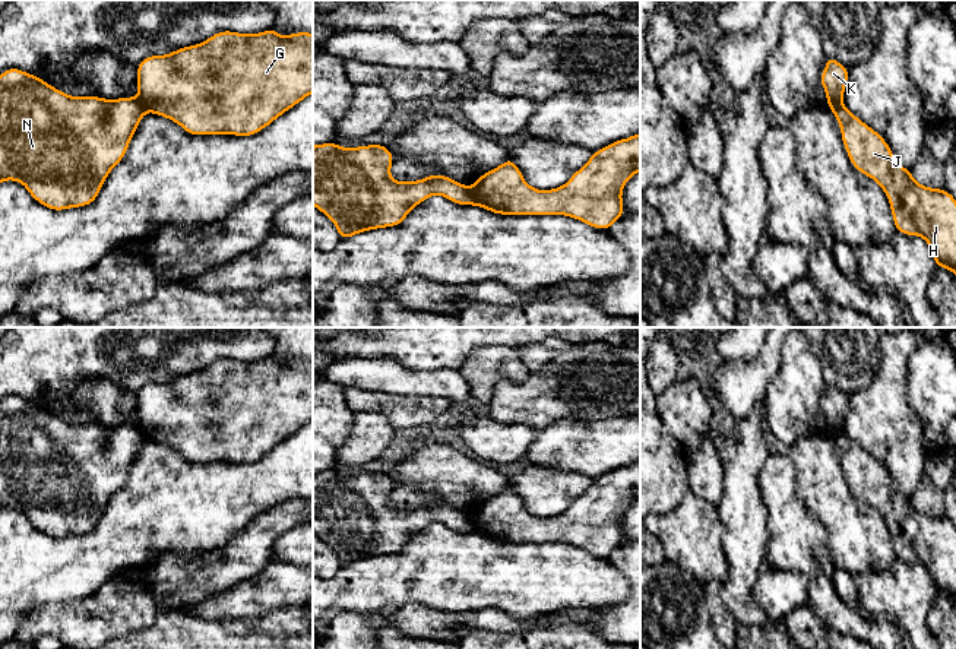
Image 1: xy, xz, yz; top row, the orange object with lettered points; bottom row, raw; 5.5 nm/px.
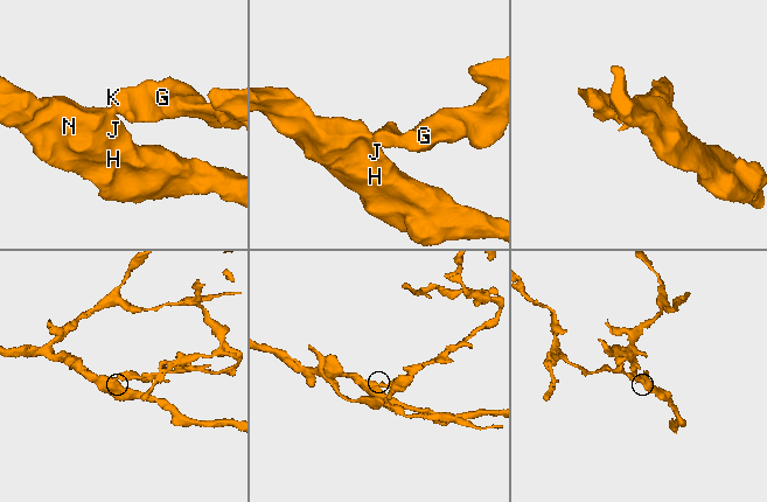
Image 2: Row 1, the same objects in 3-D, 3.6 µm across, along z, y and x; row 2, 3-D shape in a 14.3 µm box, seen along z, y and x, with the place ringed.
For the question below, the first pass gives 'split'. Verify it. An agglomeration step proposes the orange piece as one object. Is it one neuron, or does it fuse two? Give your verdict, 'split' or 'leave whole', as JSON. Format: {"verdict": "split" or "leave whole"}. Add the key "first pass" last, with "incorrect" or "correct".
{"verdict": "split", "first pass": "correct"}

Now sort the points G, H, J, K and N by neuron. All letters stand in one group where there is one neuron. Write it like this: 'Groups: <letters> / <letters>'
Groups: G K / H J N

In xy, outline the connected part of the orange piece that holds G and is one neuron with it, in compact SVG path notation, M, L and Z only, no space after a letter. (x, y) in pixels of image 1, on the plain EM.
M275 357L260 361L221 358L202 371L145 384L137 392L136 408L146 439L175 449L189 462L253 463L313 420L313 361L282 364Z

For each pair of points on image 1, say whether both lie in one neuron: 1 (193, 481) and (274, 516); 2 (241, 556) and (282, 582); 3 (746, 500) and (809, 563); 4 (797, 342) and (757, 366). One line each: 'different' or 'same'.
1: different
2: different
3: different
4: different

